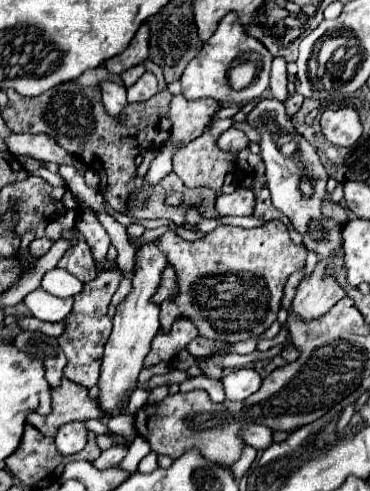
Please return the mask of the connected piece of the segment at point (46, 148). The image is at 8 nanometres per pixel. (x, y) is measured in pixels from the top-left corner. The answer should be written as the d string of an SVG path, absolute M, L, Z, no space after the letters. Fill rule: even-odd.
M8 134L4 138L8 150L14 156L30 156L34 160L42 162L64 162L64 164L76 164L66 150L60 150L60 146L48 136L48 134Z

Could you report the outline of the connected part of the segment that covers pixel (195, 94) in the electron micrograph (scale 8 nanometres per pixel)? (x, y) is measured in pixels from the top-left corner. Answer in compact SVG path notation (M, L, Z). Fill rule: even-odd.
M228 14L226 18L222 18L220 22L220 32L216 30L208 42L204 44L204 48L198 52L198 56L194 58L194 62L190 62L190 66L186 66L180 82L182 82L182 90L184 90L184 96L190 98L190 100L198 100L198 98L214 98L218 102L228 106L231 104L246 104L246 102L252 102L254 98L262 96L268 88L268 76L270 76L270 64L272 64L272 58L270 58L270 52L260 44L260 42L254 42L254 38L246 38L246 32L242 30L242 26L238 26L238 20L236 20L236 14ZM242 52L258 52L260 54L260 60L262 60L262 70L260 74L256 76L256 80L246 86L244 90L232 90L230 82L228 82L228 70L232 66L232 60L236 60Z

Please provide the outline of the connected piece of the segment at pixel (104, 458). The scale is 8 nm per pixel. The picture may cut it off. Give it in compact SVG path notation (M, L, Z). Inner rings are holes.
M112 446L108 450L104 450L96 460L94 460L94 468L112 468L112 466L118 466L120 460L126 456L128 448L126 446Z

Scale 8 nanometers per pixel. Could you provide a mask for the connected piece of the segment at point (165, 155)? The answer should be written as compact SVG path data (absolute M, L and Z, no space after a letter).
M162 148L162 150L158 150L158 154L156 154L156 158L152 160L152 164L150 164L150 170L148 170L148 174L144 176L144 180L150 184L150 186L156 186L166 174L170 174L172 172L172 152L170 152L170 148Z

